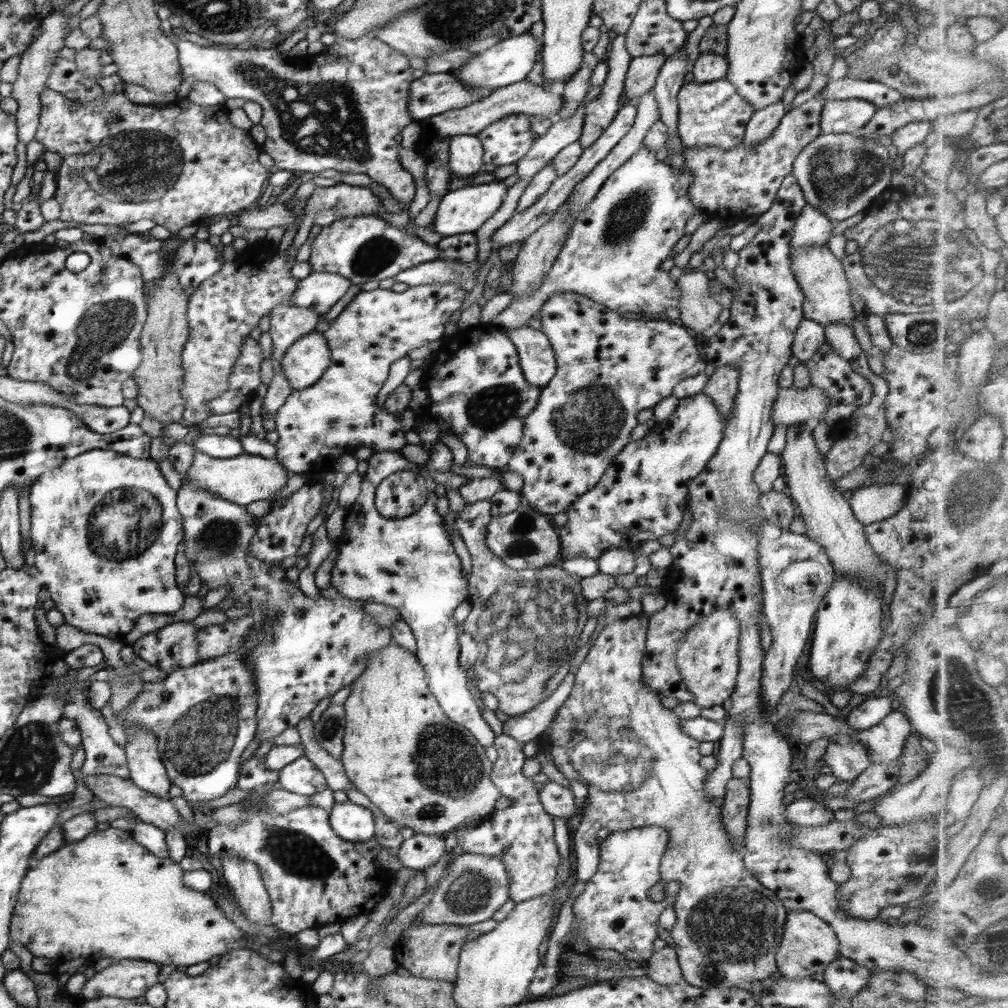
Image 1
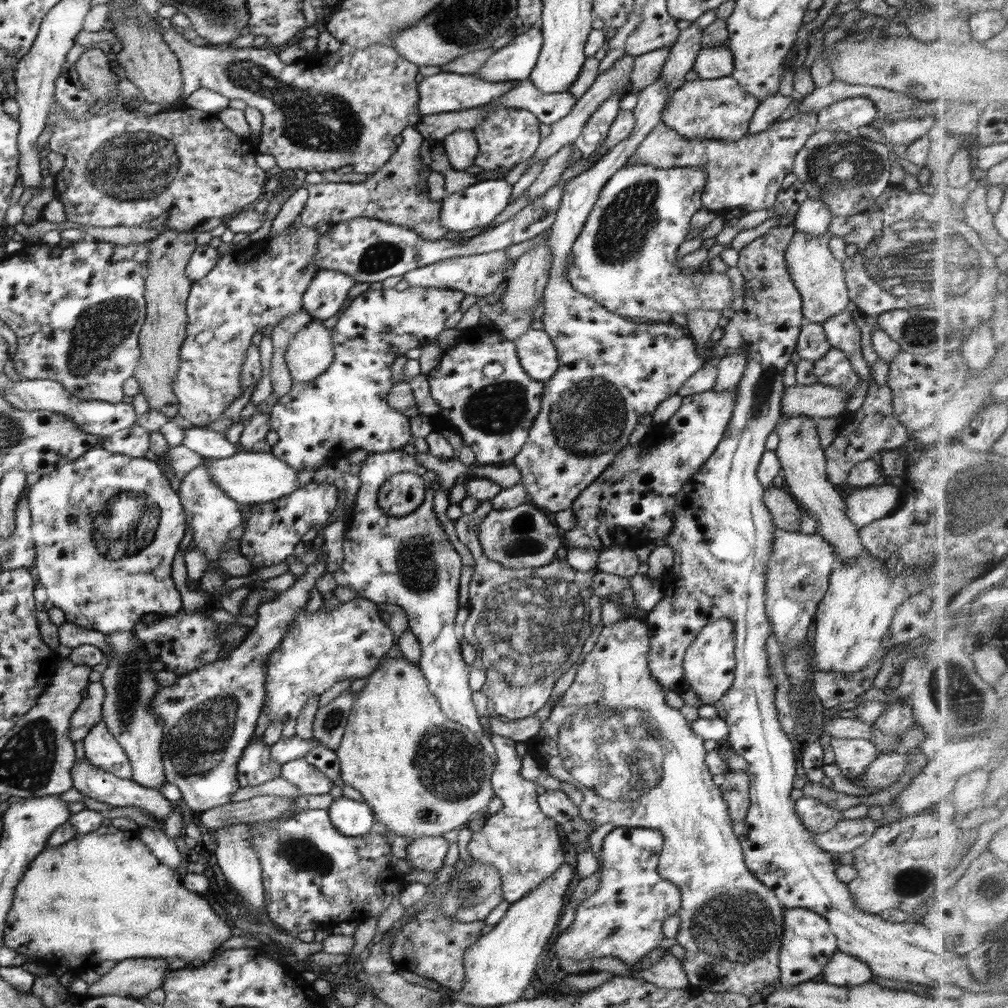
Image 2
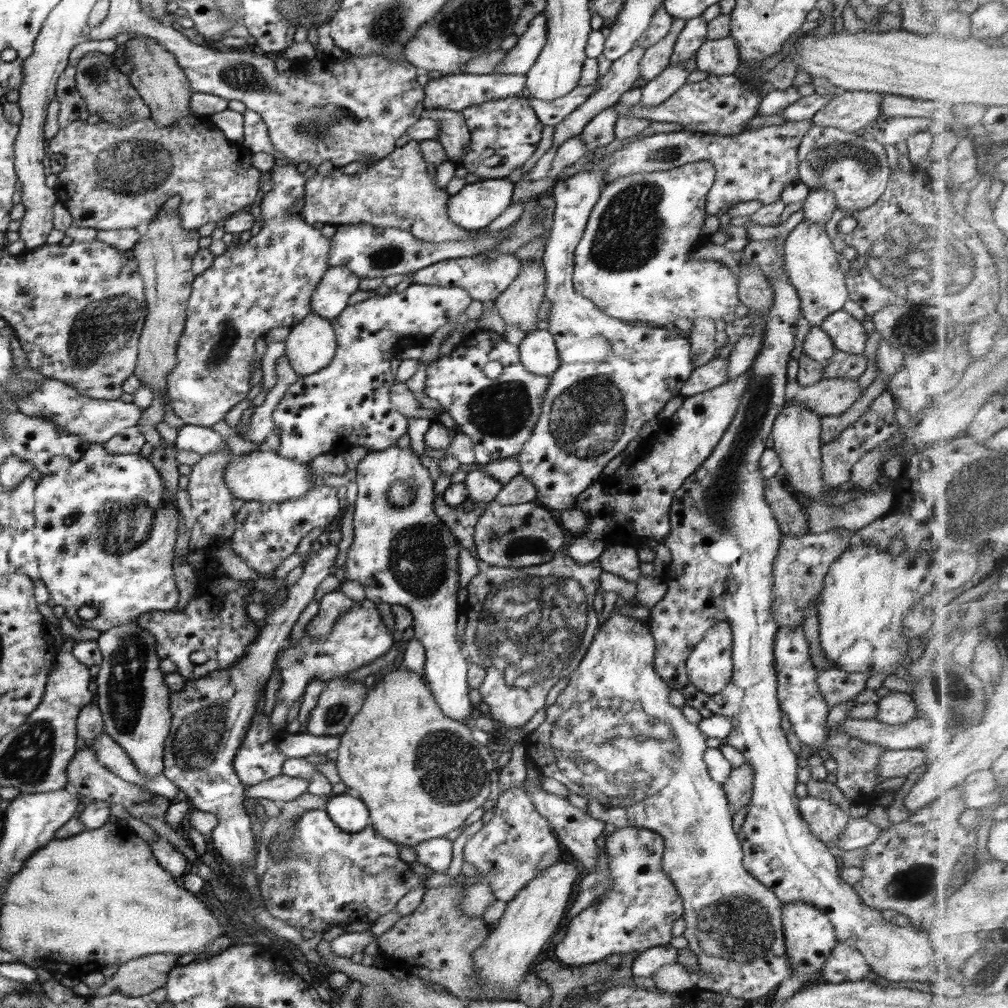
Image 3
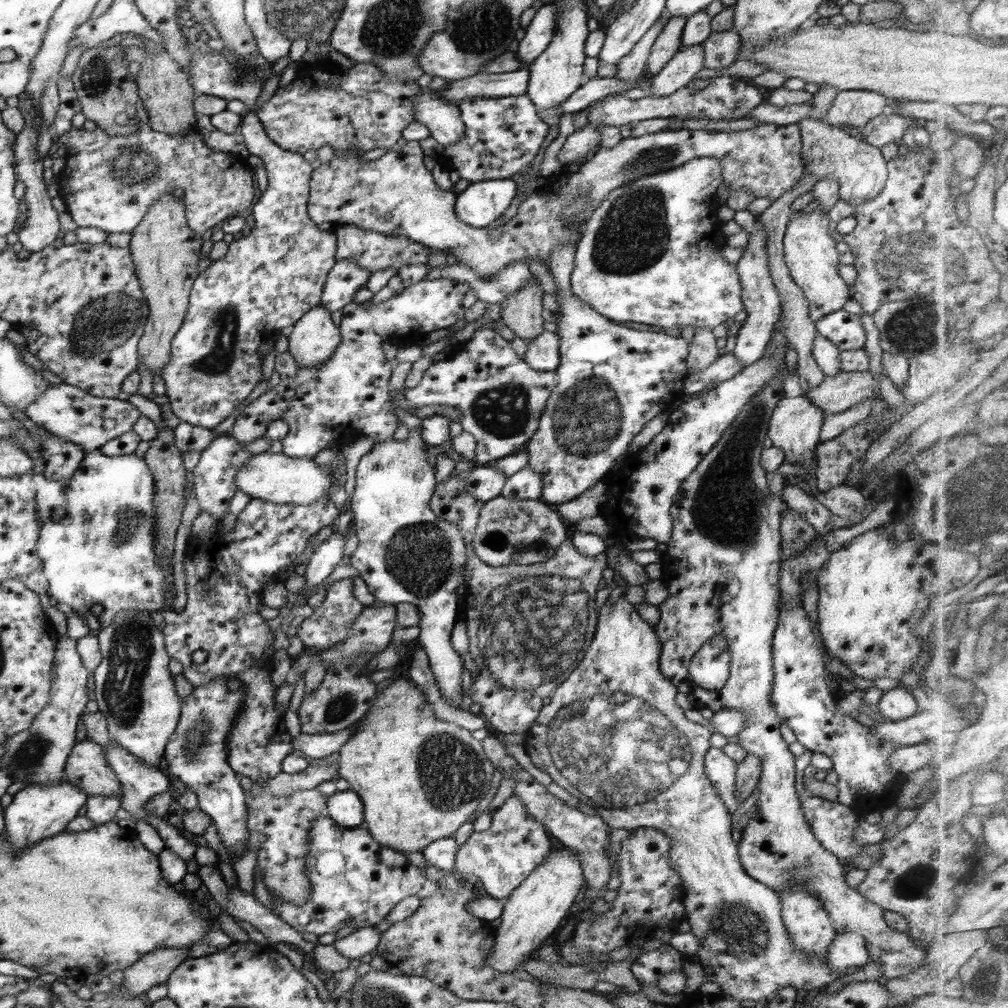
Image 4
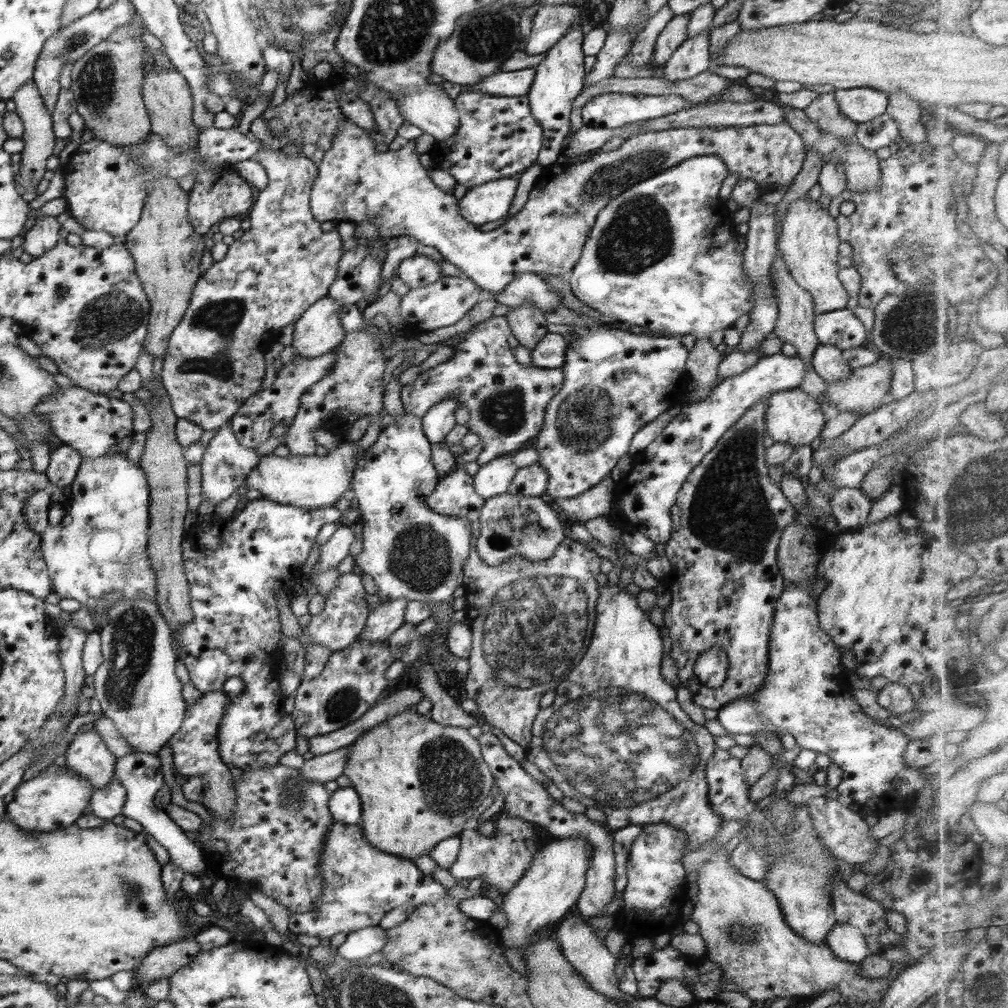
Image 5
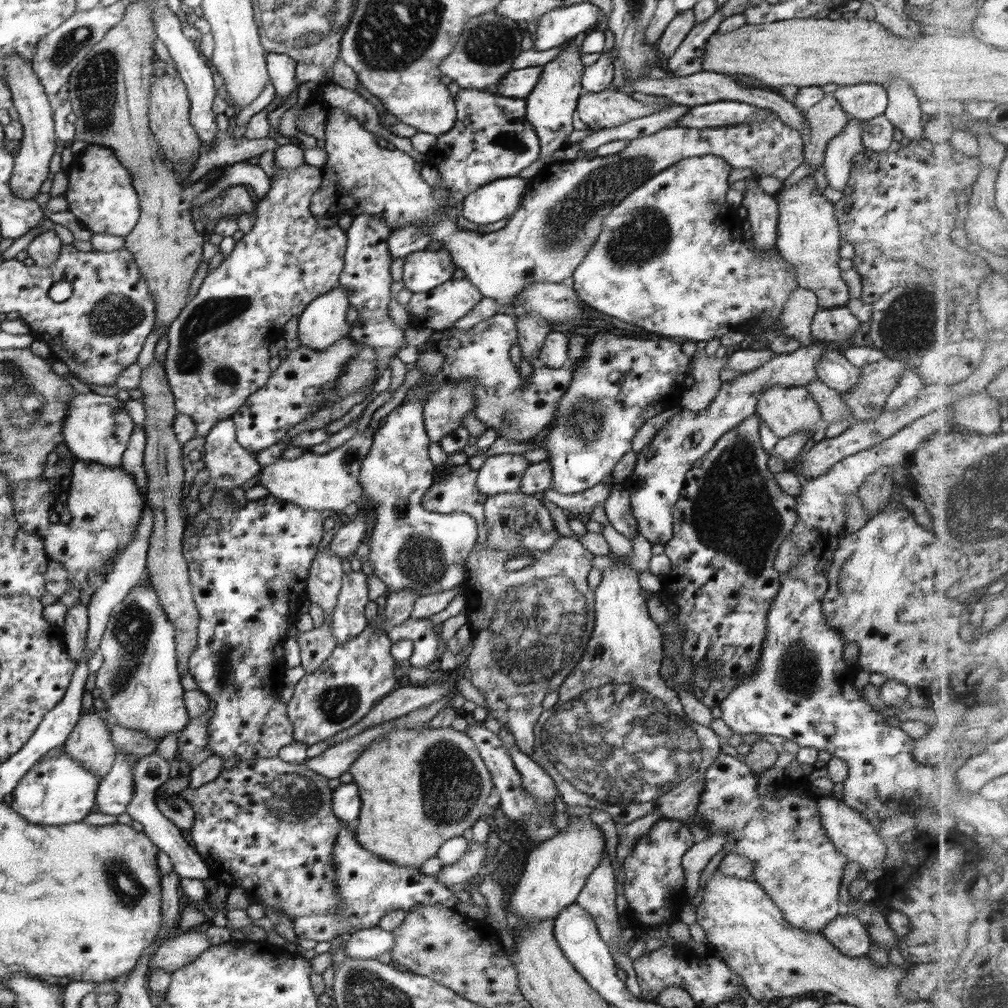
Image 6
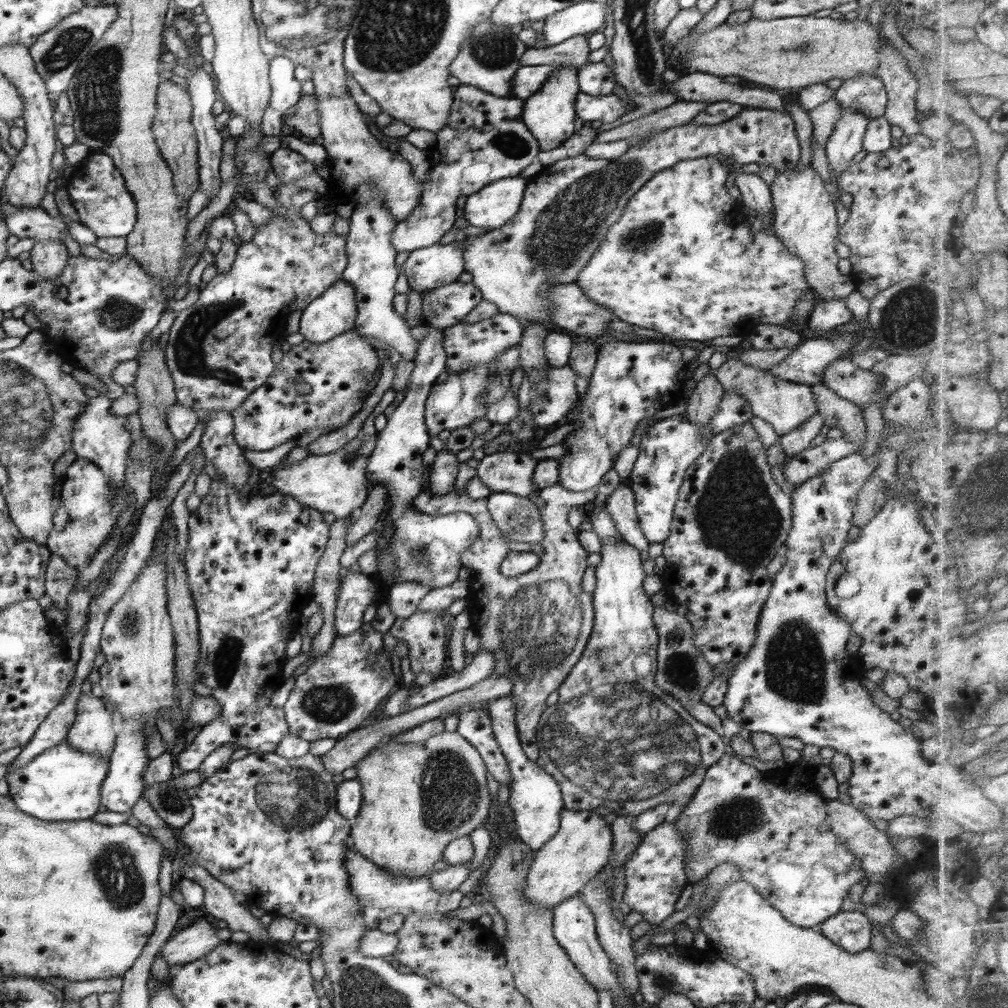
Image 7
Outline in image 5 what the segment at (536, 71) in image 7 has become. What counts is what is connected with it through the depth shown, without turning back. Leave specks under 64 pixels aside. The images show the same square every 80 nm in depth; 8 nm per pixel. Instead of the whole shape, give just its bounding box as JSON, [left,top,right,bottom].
[461,67,535,96]

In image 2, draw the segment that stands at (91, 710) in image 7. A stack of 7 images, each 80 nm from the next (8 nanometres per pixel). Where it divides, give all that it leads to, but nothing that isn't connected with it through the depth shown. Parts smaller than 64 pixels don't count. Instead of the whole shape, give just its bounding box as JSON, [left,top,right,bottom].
[71,756,174,820]

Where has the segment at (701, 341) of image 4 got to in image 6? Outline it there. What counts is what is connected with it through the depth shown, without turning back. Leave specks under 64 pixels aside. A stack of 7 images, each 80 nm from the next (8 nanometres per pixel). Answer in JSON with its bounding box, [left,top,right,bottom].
[680,350,727,412]

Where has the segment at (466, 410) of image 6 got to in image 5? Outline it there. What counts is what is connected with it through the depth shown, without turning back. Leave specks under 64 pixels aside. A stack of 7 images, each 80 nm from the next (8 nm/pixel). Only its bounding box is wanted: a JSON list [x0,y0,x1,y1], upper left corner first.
[421,398,458,443]

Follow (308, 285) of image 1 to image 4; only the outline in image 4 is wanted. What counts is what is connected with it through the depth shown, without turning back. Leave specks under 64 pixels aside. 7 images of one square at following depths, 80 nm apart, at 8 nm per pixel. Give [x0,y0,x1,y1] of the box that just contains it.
[321,259,371,312]

